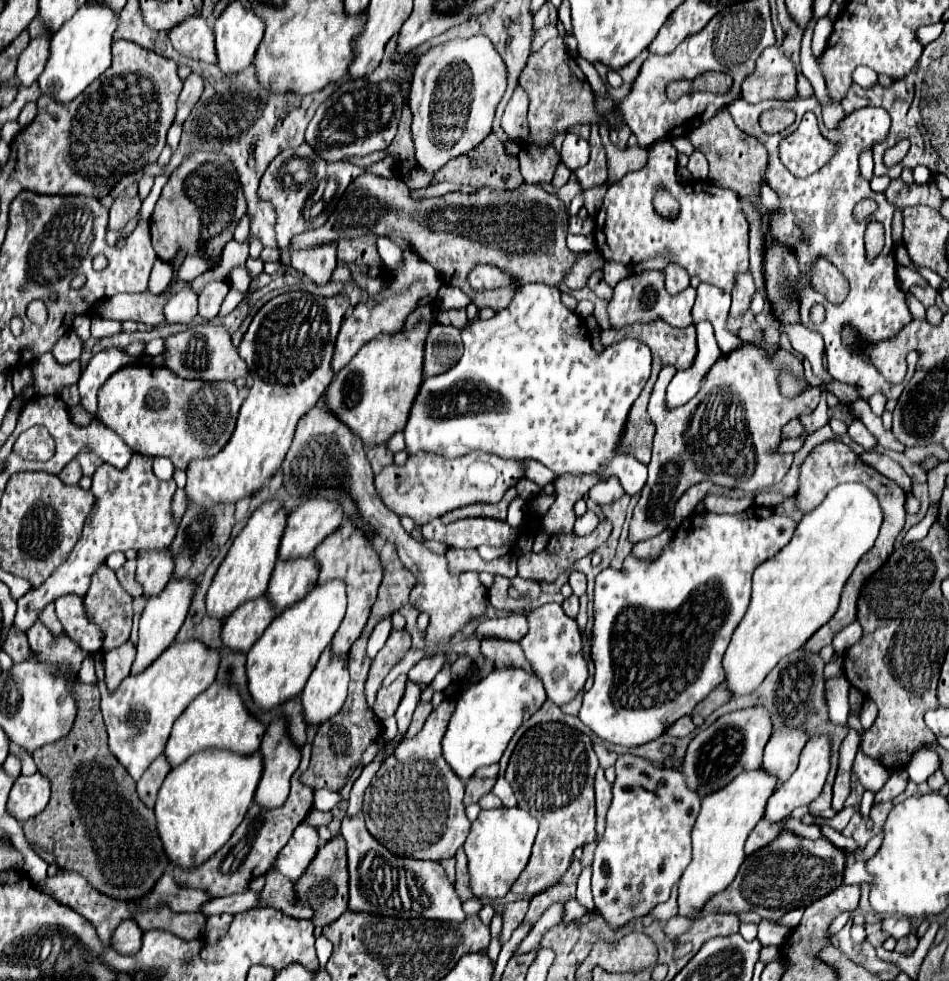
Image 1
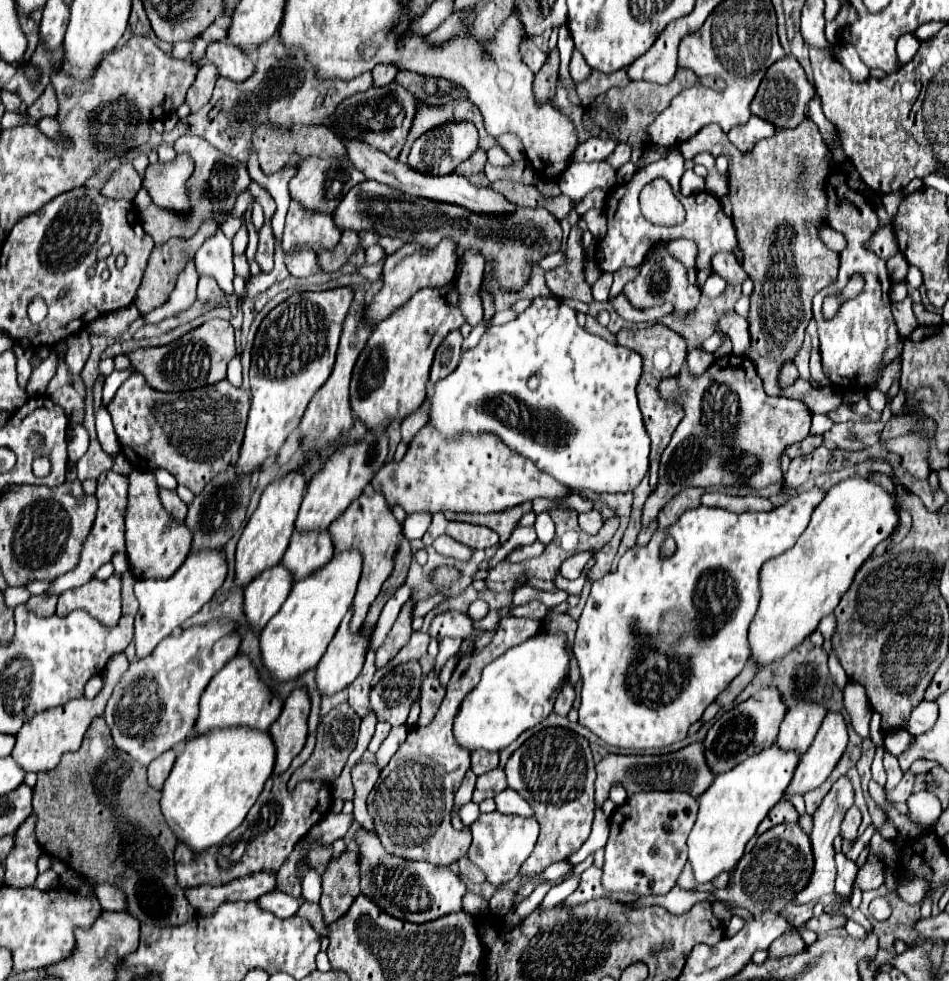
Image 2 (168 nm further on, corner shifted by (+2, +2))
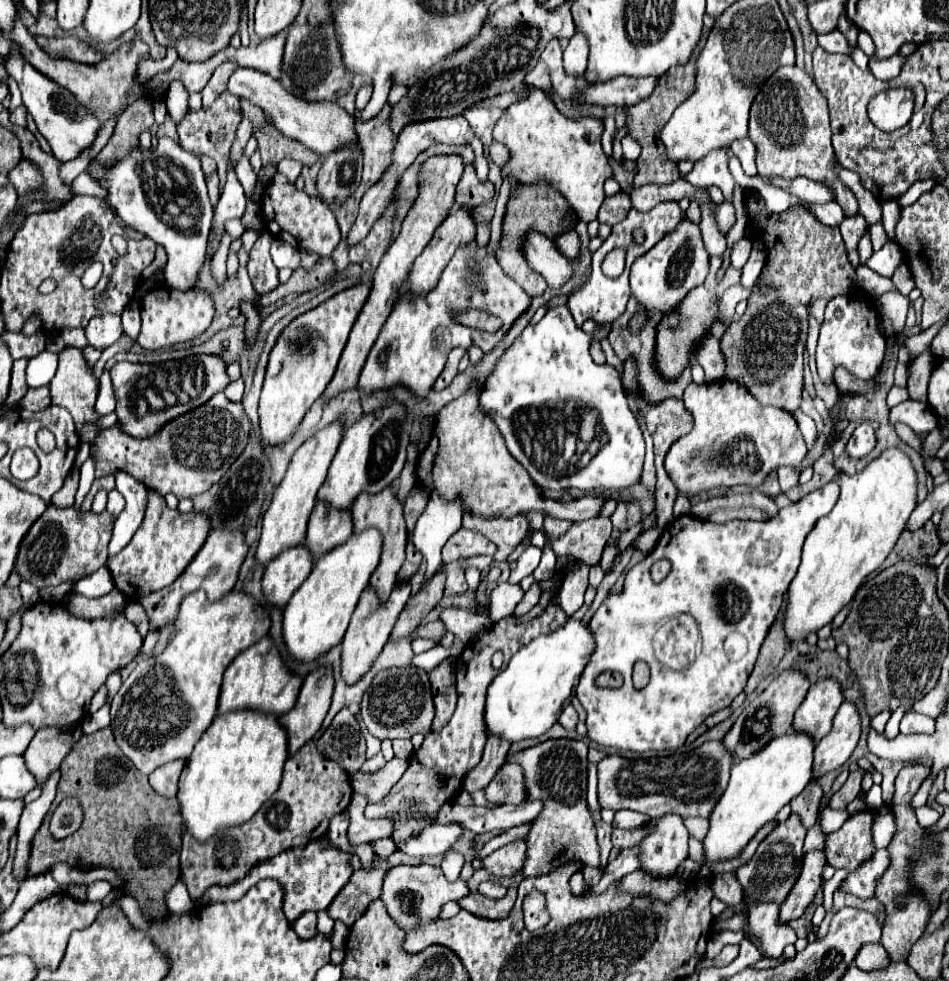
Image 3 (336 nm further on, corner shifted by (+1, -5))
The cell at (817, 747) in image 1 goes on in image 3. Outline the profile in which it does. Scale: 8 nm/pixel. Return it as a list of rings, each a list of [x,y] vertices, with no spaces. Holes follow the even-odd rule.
[[[843,702],[839,712],[835,714],[831,732],[815,746],[813,760],[813,776],[825,776],[837,768],[841,768],[853,754],[859,742],[861,726],[857,708],[851,702]]]

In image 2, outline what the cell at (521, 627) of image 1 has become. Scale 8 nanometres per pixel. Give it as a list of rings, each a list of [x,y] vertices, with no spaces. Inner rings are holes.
[[[476,599],[476,601],[470,605],[470,609],[468,609],[468,615],[470,615],[472,619],[482,619],[486,613],[488,613],[488,605],[486,605],[484,599]]]

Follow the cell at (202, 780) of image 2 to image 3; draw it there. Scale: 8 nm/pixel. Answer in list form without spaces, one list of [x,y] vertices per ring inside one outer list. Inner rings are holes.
[[[257,712],[217,716],[185,760],[179,778],[177,802],[183,828],[205,844],[217,832],[249,822],[279,788],[285,760],[287,734],[273,716],[257,716]]]

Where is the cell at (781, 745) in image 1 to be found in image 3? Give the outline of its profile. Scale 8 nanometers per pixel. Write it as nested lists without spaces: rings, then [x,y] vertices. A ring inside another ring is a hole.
[[[835,680],[817,682],[817,686],[809,688],[803,704],[795,712],[793,732],[803,732],[817,744],[825,734],[829,734],[833,716],[841,702],[843,692]]]

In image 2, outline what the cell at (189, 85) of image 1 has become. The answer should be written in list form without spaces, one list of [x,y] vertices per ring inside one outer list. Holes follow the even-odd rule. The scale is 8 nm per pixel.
[[[206,61],[202,65],[200,73],[196,75],[196,81],[192,83],[192,87],[188,89],[188,95],[186,95],[186,103],[192,107],[192,111],[198,111],[200,107],[204,107],[210,101],[218,75],[220,73],[218,73],[216,65],[212,65],[210,61]]]

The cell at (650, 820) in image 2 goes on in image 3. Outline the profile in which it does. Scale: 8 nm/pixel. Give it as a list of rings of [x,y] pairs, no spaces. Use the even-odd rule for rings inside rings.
[[[663,814],[637,848],[639,870],[653,880],[669,880],[689,856],[689,832],[683,818],[679,814]]]

